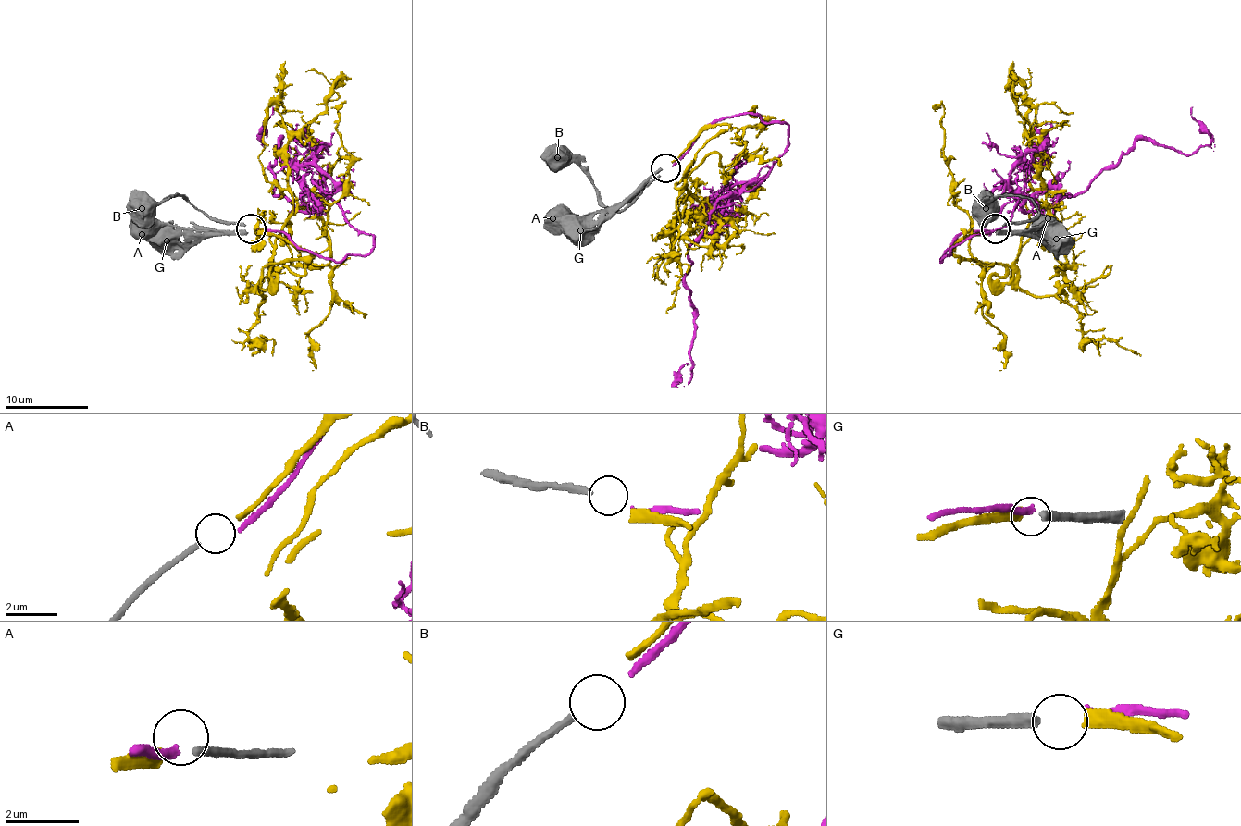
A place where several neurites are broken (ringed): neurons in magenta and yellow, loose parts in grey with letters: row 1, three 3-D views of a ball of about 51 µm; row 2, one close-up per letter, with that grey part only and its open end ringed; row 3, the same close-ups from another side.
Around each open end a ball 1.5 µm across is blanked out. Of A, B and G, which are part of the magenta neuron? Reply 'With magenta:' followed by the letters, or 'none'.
With magenta: none

